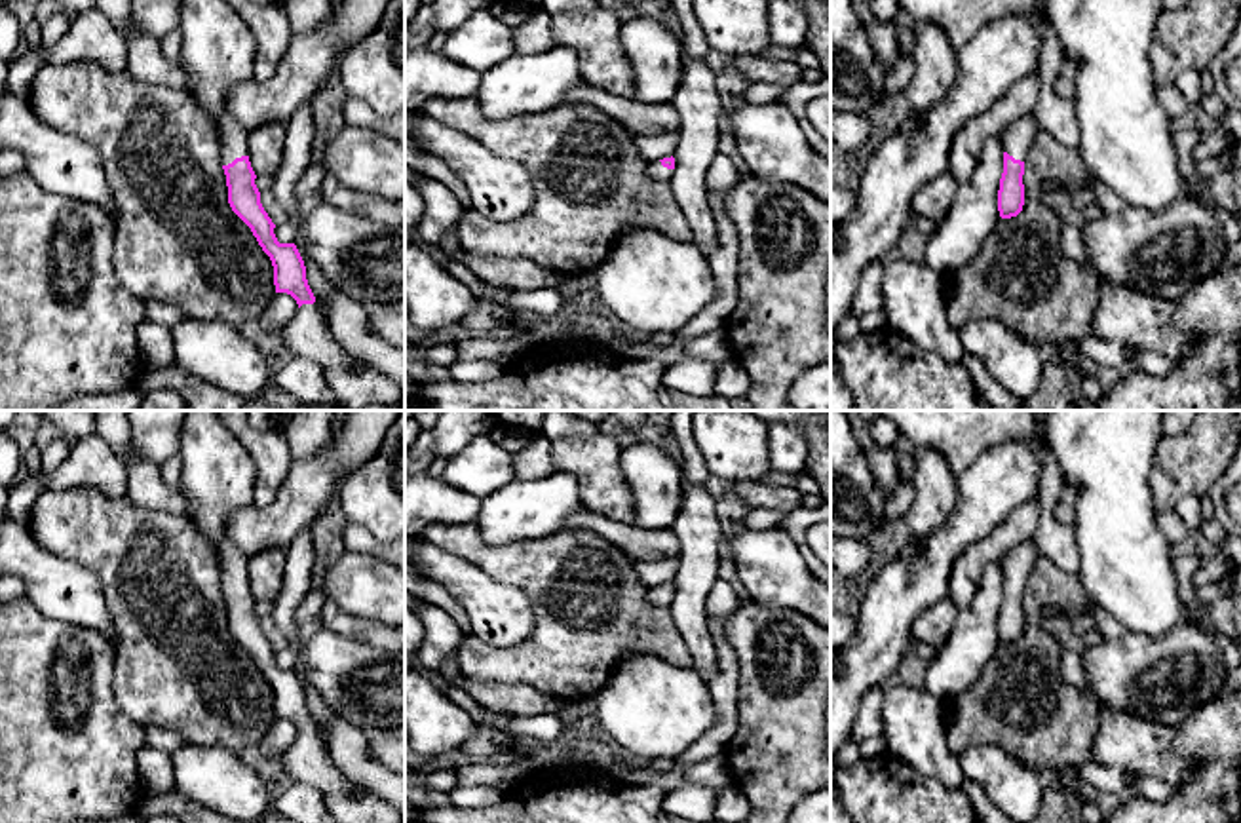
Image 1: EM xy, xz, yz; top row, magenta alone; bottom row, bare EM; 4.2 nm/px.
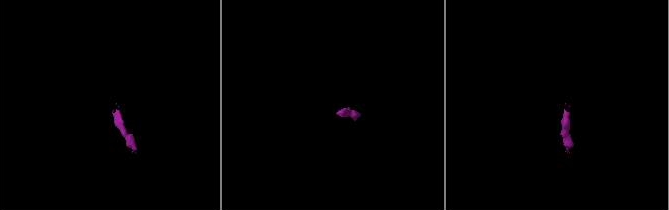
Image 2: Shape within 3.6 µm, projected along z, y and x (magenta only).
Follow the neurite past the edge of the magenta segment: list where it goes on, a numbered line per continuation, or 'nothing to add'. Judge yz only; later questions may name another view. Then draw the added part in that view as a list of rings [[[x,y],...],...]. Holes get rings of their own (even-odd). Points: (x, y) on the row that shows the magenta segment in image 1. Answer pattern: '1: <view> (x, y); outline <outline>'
1: yz (1017, 141); outline [[[1036,114],[1022,116],[1002,135],[1003,150],[1015,160],[1026,162],[1038,133]]]

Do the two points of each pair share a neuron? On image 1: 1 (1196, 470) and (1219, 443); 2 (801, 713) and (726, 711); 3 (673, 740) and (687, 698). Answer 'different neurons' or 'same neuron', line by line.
1: same neuron
2: different neurons
3: same neuron

